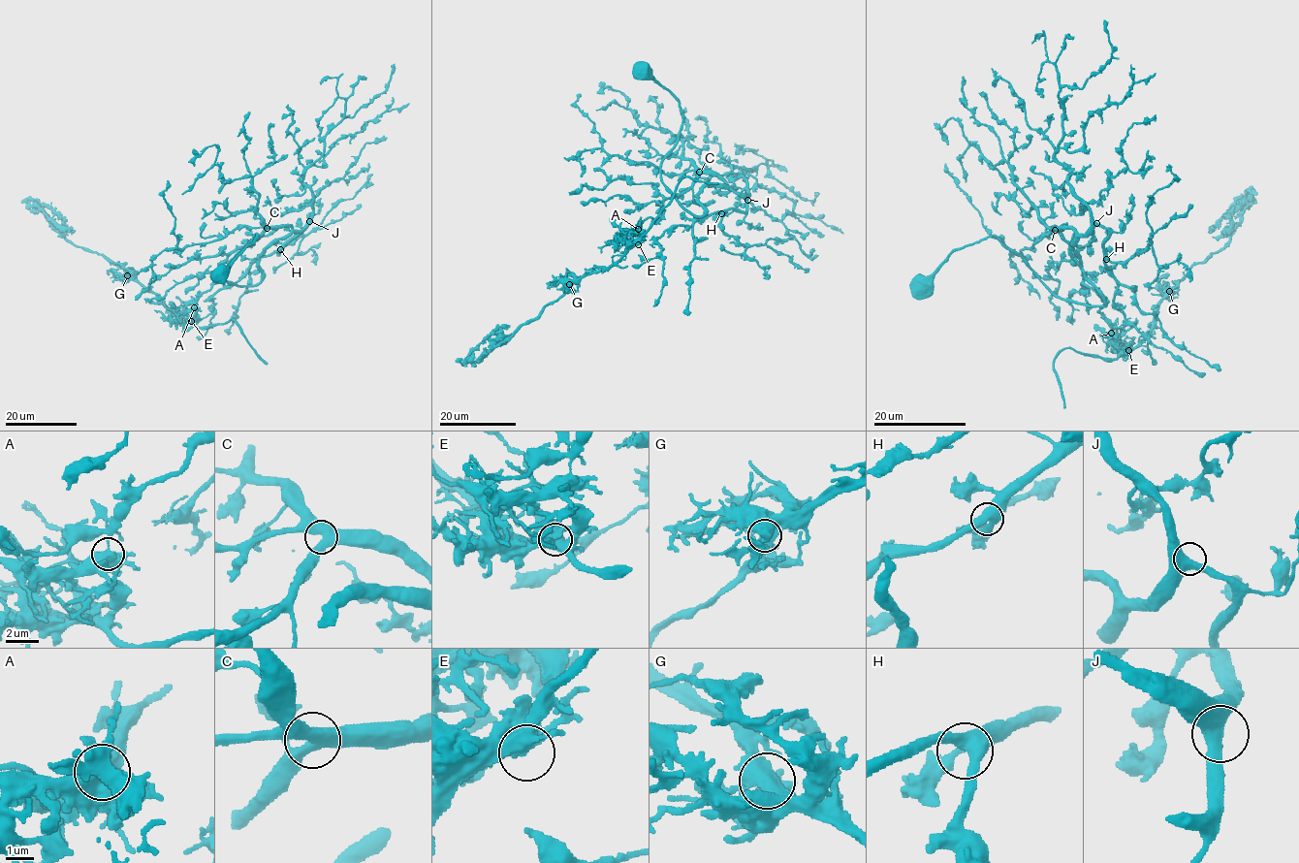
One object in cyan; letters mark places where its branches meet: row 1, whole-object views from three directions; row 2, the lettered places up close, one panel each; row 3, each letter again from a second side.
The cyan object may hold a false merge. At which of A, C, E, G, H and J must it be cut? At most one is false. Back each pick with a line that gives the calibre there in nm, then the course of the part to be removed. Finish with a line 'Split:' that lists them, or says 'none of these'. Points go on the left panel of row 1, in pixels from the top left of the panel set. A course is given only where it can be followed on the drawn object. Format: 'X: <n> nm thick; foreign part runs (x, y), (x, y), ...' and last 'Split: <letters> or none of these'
A: 480 nm thick; foreign part runs (195, 307), (184, 309), (179, 318), (121, 267), (76, 246), (39, 205), (31, 206), (62, 227), (73, 228)
Split: A

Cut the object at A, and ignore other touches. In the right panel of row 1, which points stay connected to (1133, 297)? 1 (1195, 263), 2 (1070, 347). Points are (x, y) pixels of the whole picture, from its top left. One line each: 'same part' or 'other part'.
1: other part
2: other part

